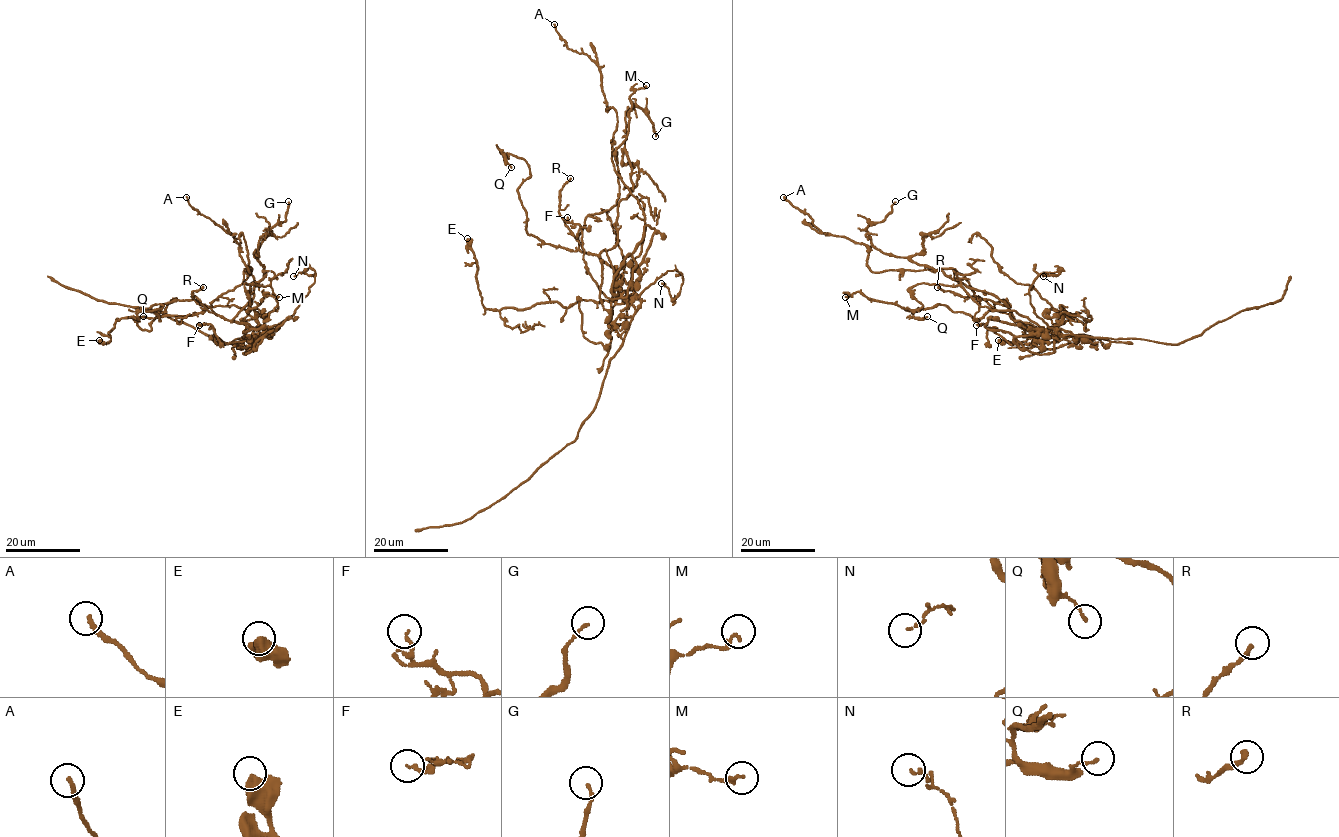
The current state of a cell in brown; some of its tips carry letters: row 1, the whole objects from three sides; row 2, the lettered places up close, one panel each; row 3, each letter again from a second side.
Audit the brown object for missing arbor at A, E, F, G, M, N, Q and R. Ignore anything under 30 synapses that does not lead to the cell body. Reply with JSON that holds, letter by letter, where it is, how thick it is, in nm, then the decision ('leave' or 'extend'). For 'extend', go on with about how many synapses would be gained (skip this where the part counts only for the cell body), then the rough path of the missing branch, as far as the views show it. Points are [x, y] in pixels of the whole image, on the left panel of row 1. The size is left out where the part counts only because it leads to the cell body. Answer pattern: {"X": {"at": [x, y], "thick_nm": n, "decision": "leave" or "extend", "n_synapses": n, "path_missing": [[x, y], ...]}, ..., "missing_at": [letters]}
{"A": {"at": [186, 197], "thick_nm": 200, "decision": "leave"}, "E": {"at": [99, 340], "thick_nm": 500, "decision": "leave"}, "F": {"at": [199, 325], "thick_nm": 140, "decision": "leave"}, "G": {"at": [288, 201], "thick_nm": 120, "decision": "leave"}, "M": {"at": [279, 297], "thick_nm": 170, "decision": "leave"}, "N": {"at": [293, 276], "thick_nm": 130, "decision": "leave"}, "Q": {"at": [143, 316], "thick_nm": 110, "decision": "leave"}, "R": {"at": [203, 287], "thick_nm": 220, "decision": "leave"}, "missing_at": []}

